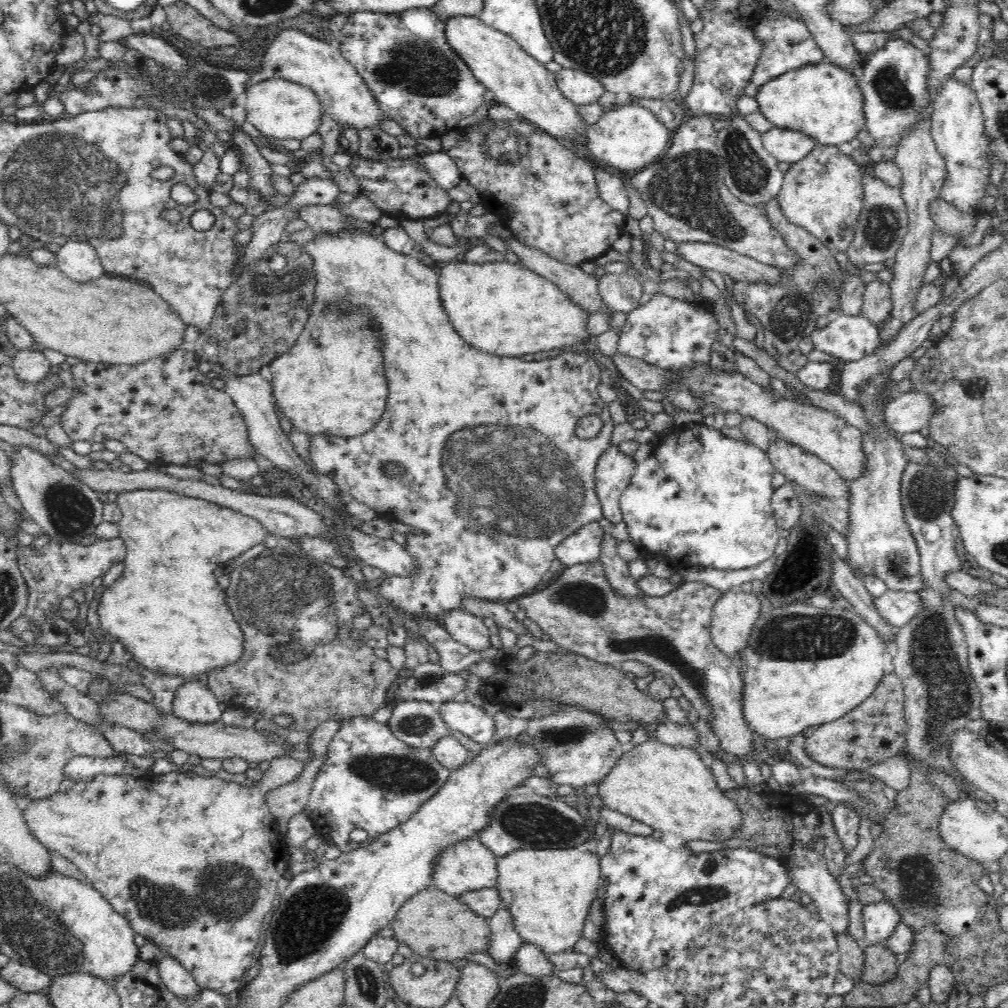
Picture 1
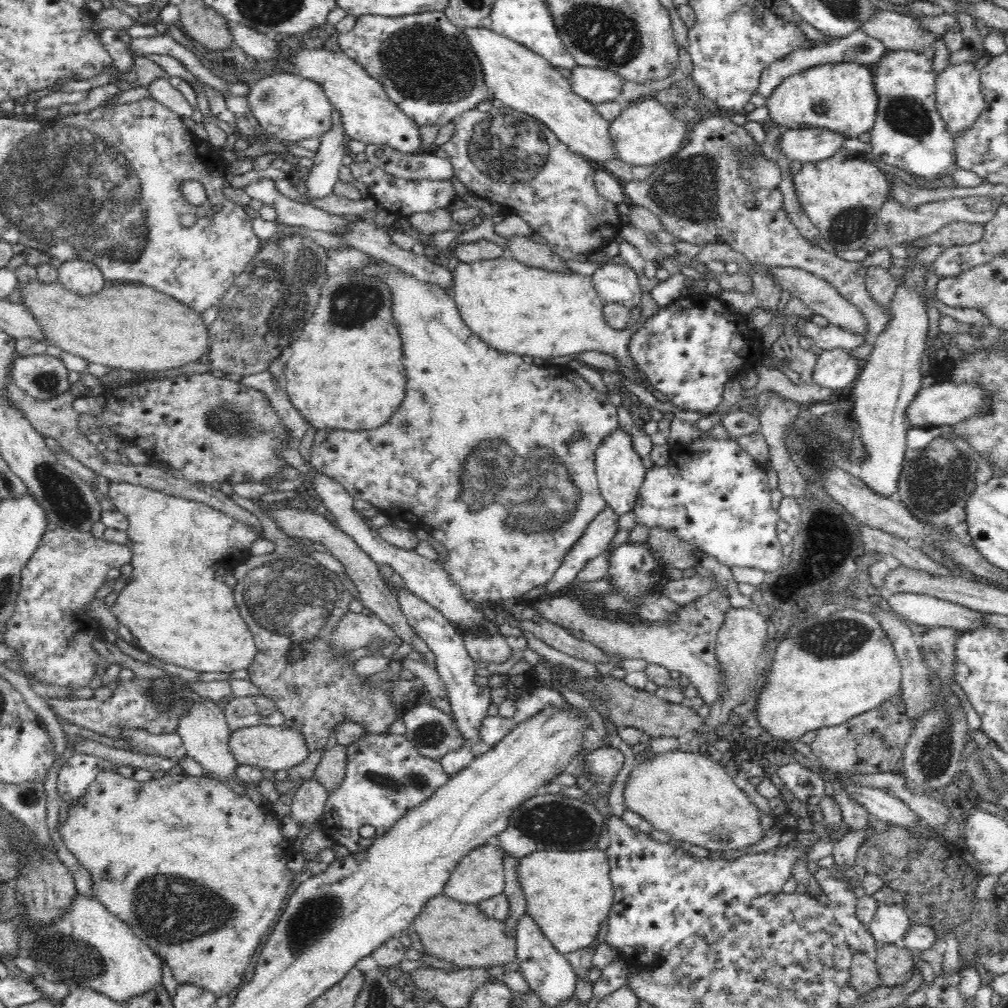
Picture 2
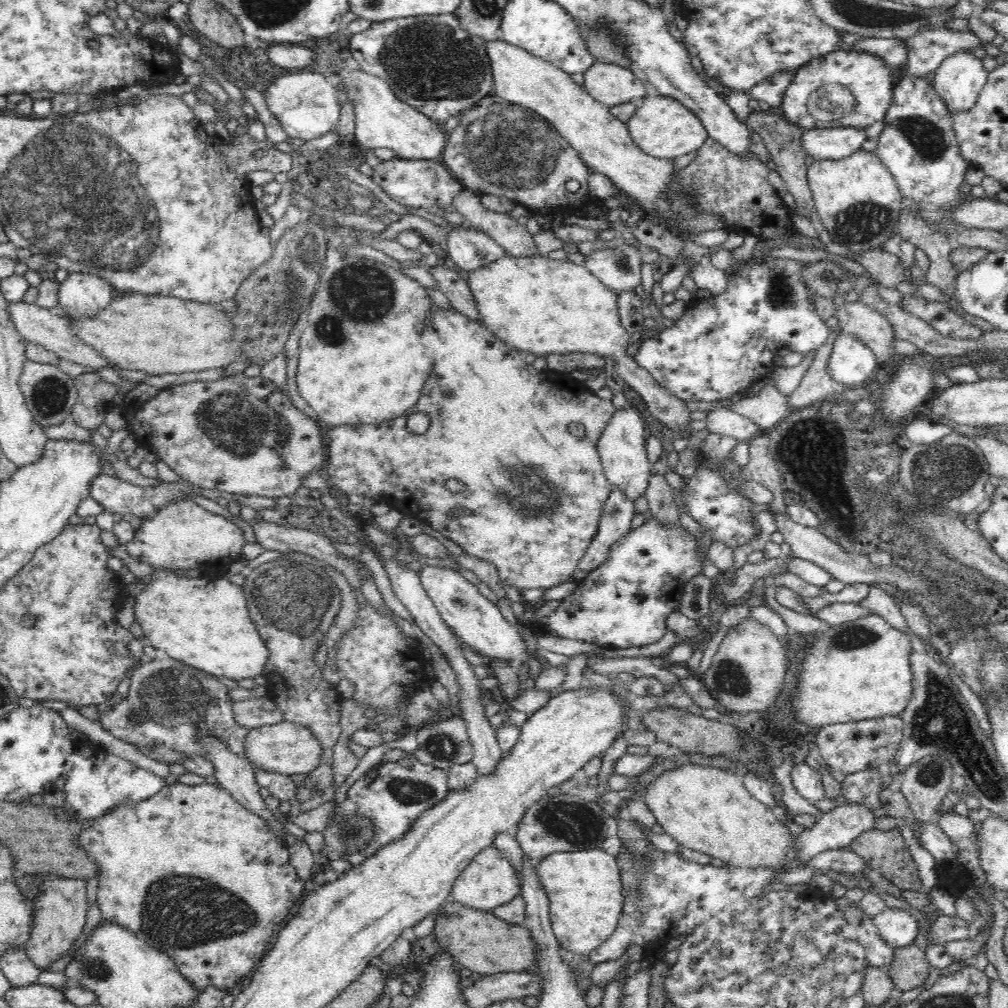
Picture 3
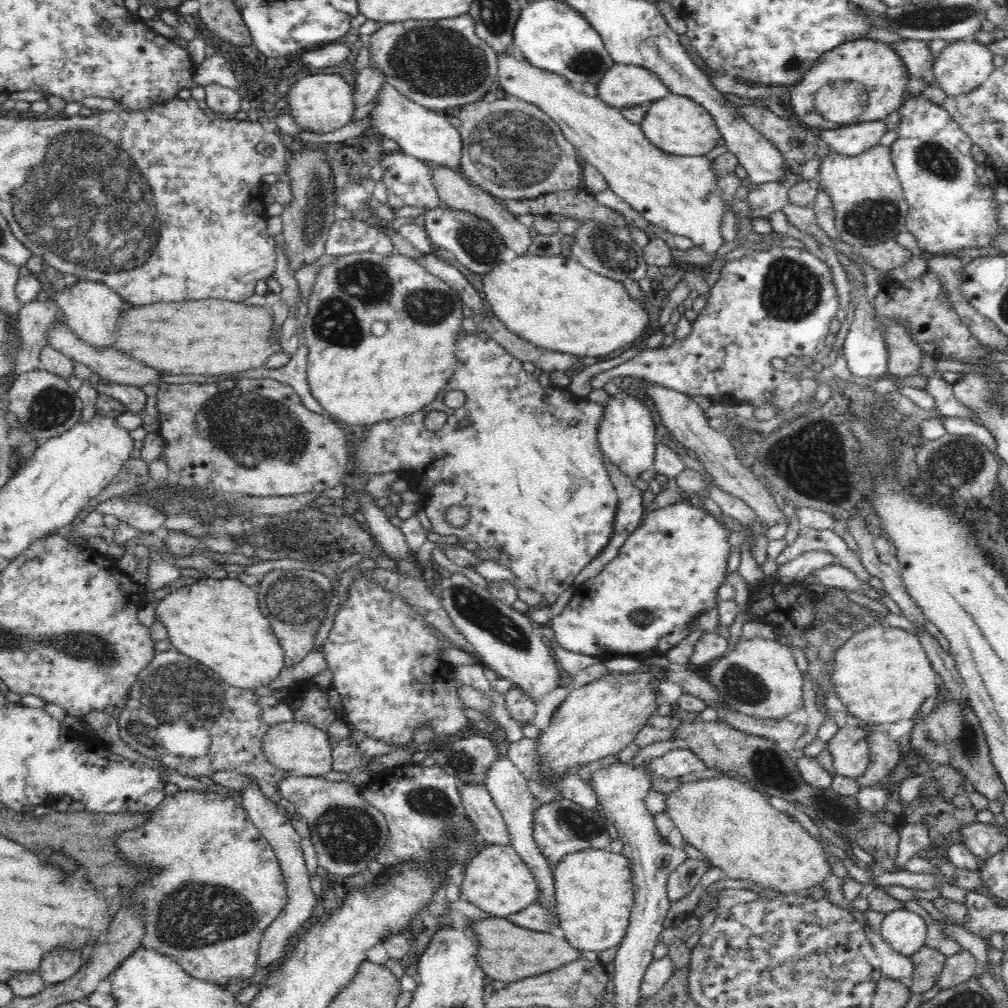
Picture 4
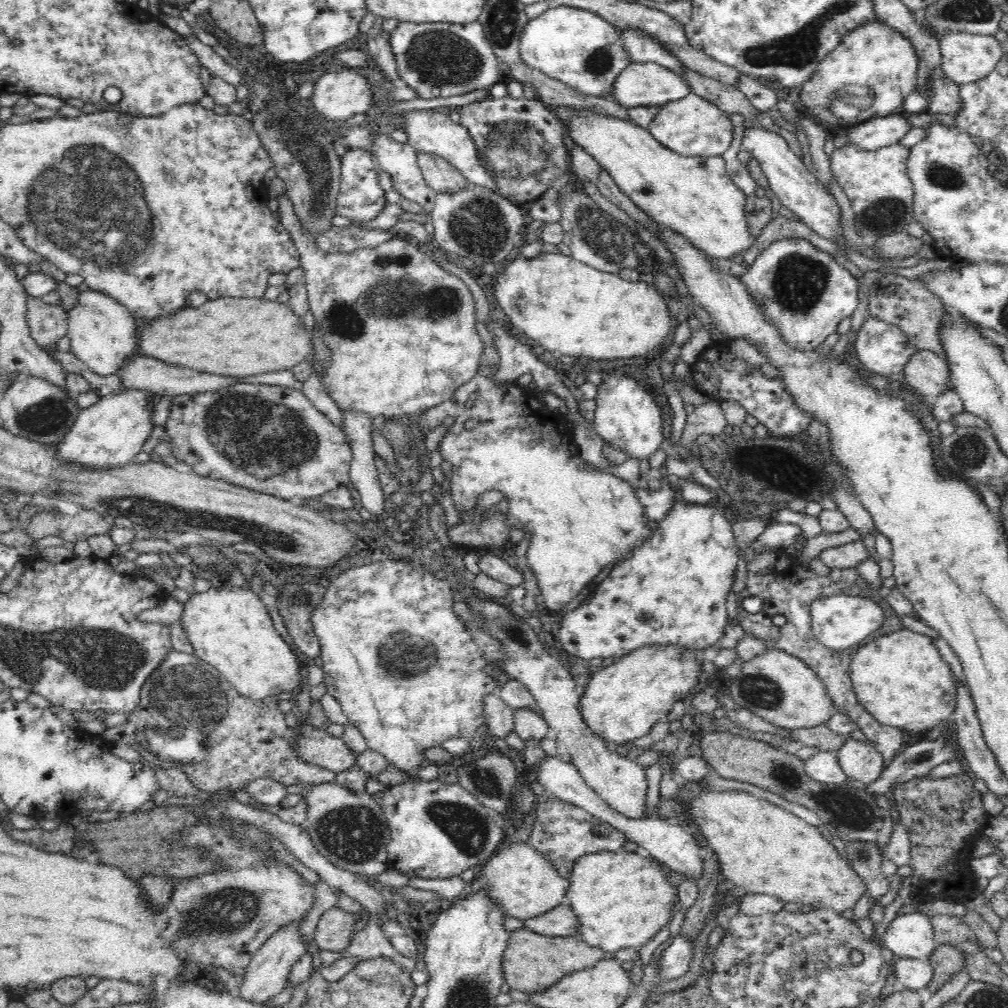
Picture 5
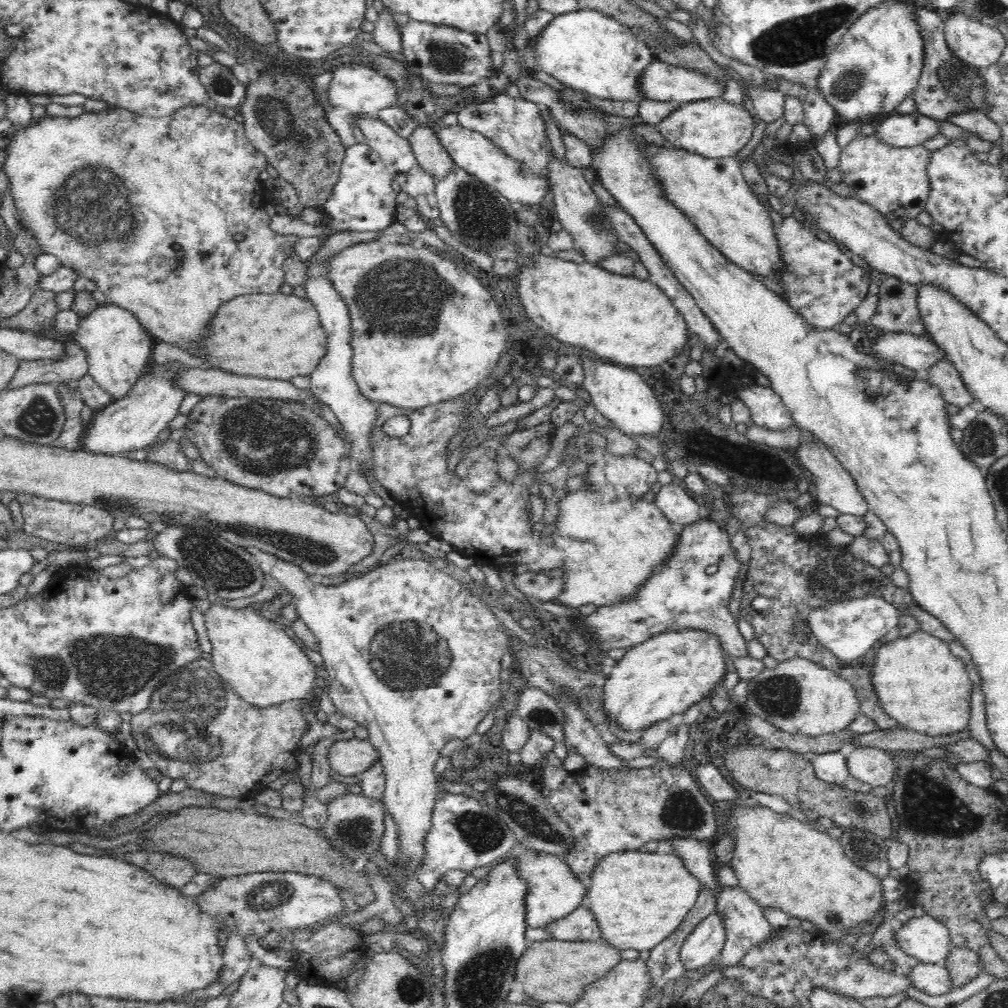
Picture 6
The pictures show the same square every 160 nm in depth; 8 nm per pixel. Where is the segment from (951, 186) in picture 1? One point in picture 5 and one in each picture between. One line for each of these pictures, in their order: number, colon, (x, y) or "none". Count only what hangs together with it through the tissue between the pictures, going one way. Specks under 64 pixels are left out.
2: (959, 99)
3: (959, 79)
4: (965, 64)
5: (966, 57)

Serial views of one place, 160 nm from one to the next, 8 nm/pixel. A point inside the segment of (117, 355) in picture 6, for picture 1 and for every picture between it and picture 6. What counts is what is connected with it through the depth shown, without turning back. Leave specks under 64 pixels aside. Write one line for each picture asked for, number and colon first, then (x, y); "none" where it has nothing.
1: (79, 261)
2: (81, 276)
3: (81, 295)
4: (92, 311)
5: (103, 334)

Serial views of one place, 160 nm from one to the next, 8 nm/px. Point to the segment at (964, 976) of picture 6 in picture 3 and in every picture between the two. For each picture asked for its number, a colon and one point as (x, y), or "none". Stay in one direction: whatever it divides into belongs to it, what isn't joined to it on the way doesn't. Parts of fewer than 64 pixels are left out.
3: (909, 968)
4: (928, 962)
5: (946, 960)

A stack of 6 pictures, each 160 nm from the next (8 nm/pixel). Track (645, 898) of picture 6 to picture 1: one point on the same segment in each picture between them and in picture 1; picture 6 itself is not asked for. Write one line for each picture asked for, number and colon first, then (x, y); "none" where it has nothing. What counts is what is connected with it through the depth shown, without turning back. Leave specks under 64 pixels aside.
1: (548, 892)
2: (568, 895)
3: (585, 891)
4: (594, 892)
5: (622, 899)

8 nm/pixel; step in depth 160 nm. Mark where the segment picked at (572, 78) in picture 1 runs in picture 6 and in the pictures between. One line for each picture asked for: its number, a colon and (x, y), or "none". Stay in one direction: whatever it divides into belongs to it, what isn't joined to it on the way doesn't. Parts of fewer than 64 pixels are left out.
2: (595, 85)
3: (610, 84)
4: (622, 86)
5: (641, 84)
6: (659, 81)

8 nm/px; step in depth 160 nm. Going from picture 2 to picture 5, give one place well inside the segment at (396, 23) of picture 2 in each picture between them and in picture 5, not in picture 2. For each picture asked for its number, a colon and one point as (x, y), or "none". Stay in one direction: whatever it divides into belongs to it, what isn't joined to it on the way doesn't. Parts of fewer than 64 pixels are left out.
3: (432, 63)
4: (439, 64)
5: (437, 59)

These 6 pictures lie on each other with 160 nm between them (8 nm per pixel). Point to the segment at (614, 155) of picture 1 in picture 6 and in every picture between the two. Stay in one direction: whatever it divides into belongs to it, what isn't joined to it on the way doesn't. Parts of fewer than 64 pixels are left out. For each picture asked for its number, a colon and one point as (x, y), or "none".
2: (643, 134)
3: (662, 127)
4: (675, 124)
5: (692, 126)
6: (713, 128)

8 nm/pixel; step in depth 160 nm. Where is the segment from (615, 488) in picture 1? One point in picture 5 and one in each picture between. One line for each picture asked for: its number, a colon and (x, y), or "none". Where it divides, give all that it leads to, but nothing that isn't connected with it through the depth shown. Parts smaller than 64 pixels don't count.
2: (619, 469)
3: (622, 447)
4: (626, 437)
5: (629, 419)

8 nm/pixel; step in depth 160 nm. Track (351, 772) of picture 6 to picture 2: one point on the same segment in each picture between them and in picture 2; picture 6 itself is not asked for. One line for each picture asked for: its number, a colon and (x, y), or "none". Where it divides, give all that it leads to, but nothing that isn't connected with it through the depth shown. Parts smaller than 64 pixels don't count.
2: (274, 748)
3: (287, 748)
4: (298, 747)
5: (315, 746)

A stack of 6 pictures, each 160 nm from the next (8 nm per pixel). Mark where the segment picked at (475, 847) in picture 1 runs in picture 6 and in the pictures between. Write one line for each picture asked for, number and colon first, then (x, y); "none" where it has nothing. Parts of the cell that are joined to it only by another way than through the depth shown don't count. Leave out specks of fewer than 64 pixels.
2: (480, 875)
3: (489, 881)
4: (495, 879)
5: (524, 884)
6: (554, 891)

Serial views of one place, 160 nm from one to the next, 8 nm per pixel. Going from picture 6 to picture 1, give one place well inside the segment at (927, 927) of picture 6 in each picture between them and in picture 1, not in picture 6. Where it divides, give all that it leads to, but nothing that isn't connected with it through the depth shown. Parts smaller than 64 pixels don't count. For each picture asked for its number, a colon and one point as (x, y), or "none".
1: (880, 919)
2: (890, 922)
3: (897, 927)
4: (905, 931)
5: (911, 935)

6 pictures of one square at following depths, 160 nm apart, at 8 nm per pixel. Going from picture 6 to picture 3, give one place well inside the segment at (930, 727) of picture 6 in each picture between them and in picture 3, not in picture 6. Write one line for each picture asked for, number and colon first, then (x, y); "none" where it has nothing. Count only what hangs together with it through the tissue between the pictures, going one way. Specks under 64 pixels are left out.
3: (860, 669)
4: (881, 674)
5: (901, 679)

